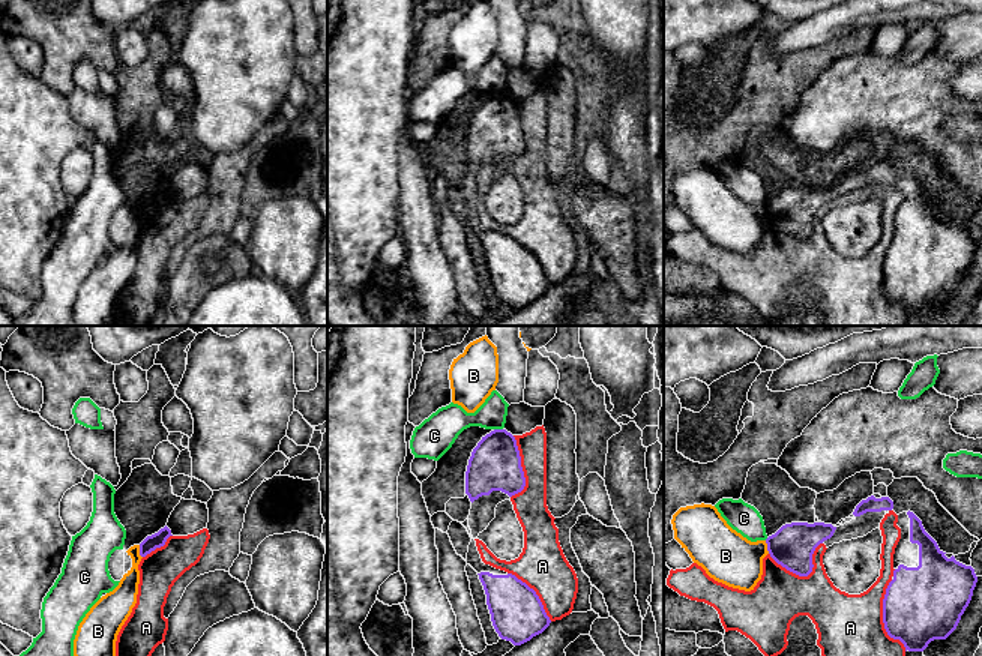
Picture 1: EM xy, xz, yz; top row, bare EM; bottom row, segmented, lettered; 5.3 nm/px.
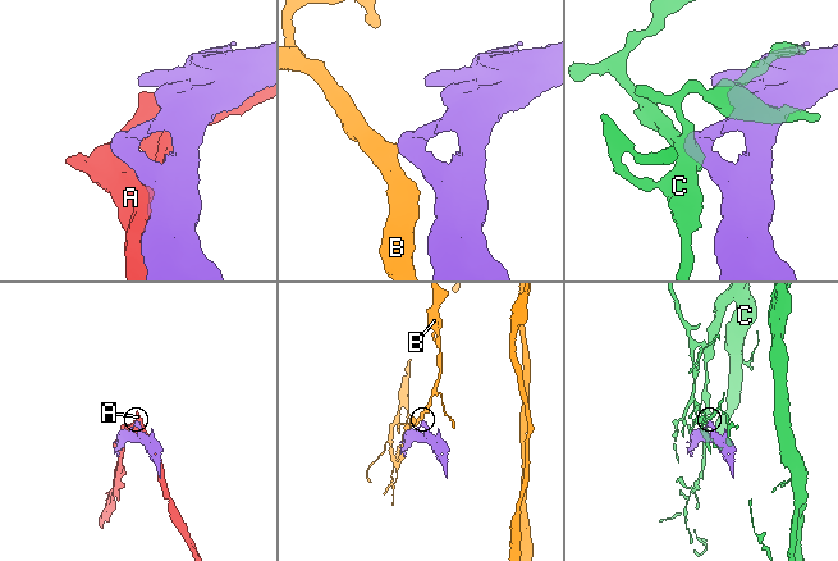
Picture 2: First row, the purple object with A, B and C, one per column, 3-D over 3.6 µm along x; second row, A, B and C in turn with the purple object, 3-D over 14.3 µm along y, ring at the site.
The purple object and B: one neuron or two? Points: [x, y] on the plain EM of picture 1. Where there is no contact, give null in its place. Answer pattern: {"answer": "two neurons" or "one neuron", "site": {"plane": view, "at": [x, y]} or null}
{"answer": "two neurons", "site": {"plane": "yz", "at": [768, 210]}}

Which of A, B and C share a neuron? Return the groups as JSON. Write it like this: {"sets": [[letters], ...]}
{"sets": [["A"], ["B"], ["C"]]}

